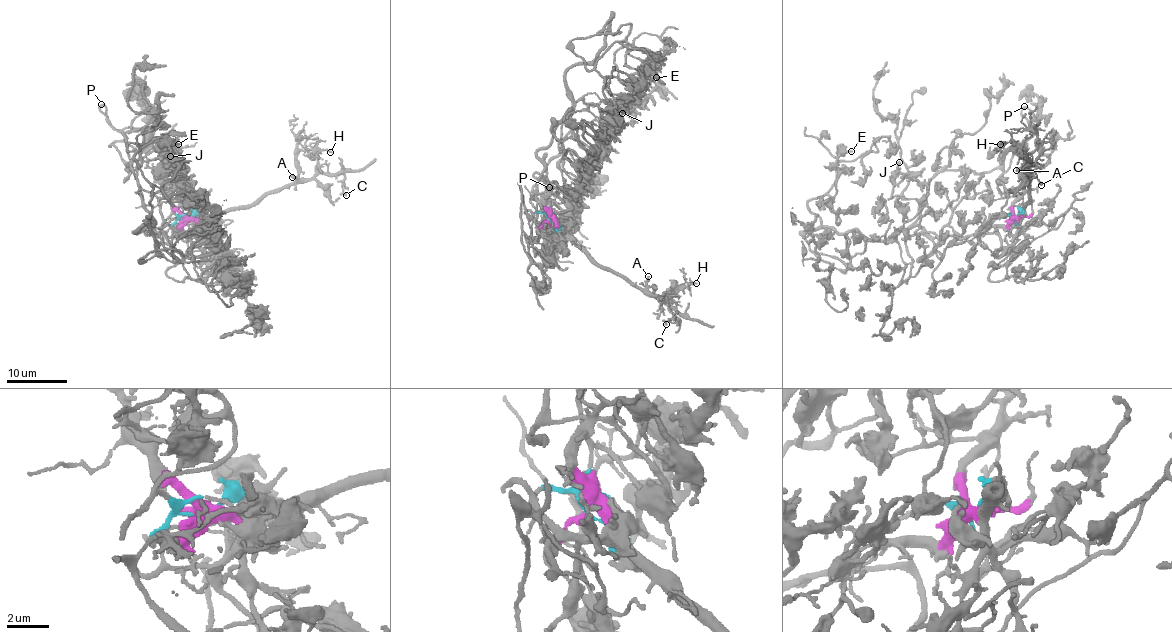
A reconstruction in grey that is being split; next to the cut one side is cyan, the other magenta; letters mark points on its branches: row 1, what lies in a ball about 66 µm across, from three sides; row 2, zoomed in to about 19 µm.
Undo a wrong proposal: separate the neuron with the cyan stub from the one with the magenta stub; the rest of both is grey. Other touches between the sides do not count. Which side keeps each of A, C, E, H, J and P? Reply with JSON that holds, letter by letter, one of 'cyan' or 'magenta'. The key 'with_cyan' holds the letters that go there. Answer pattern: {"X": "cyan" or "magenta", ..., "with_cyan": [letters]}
{"A": "magenta", "C": "magenta", "E": "cyan", "H": "magenta", "J": "cyan", "P": "cyan", "with_cyan": ["E", "J", "P"]}

